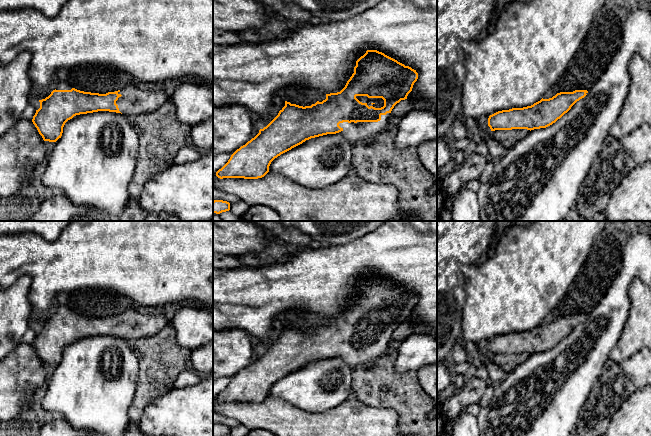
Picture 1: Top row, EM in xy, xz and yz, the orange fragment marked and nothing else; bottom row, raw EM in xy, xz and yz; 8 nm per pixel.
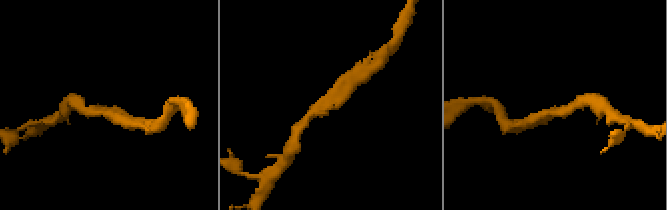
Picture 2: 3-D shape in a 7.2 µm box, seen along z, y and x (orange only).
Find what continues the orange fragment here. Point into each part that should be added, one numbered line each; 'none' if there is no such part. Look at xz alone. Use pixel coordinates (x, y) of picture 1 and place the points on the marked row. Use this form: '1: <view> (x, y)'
1: xz (353, 132)

